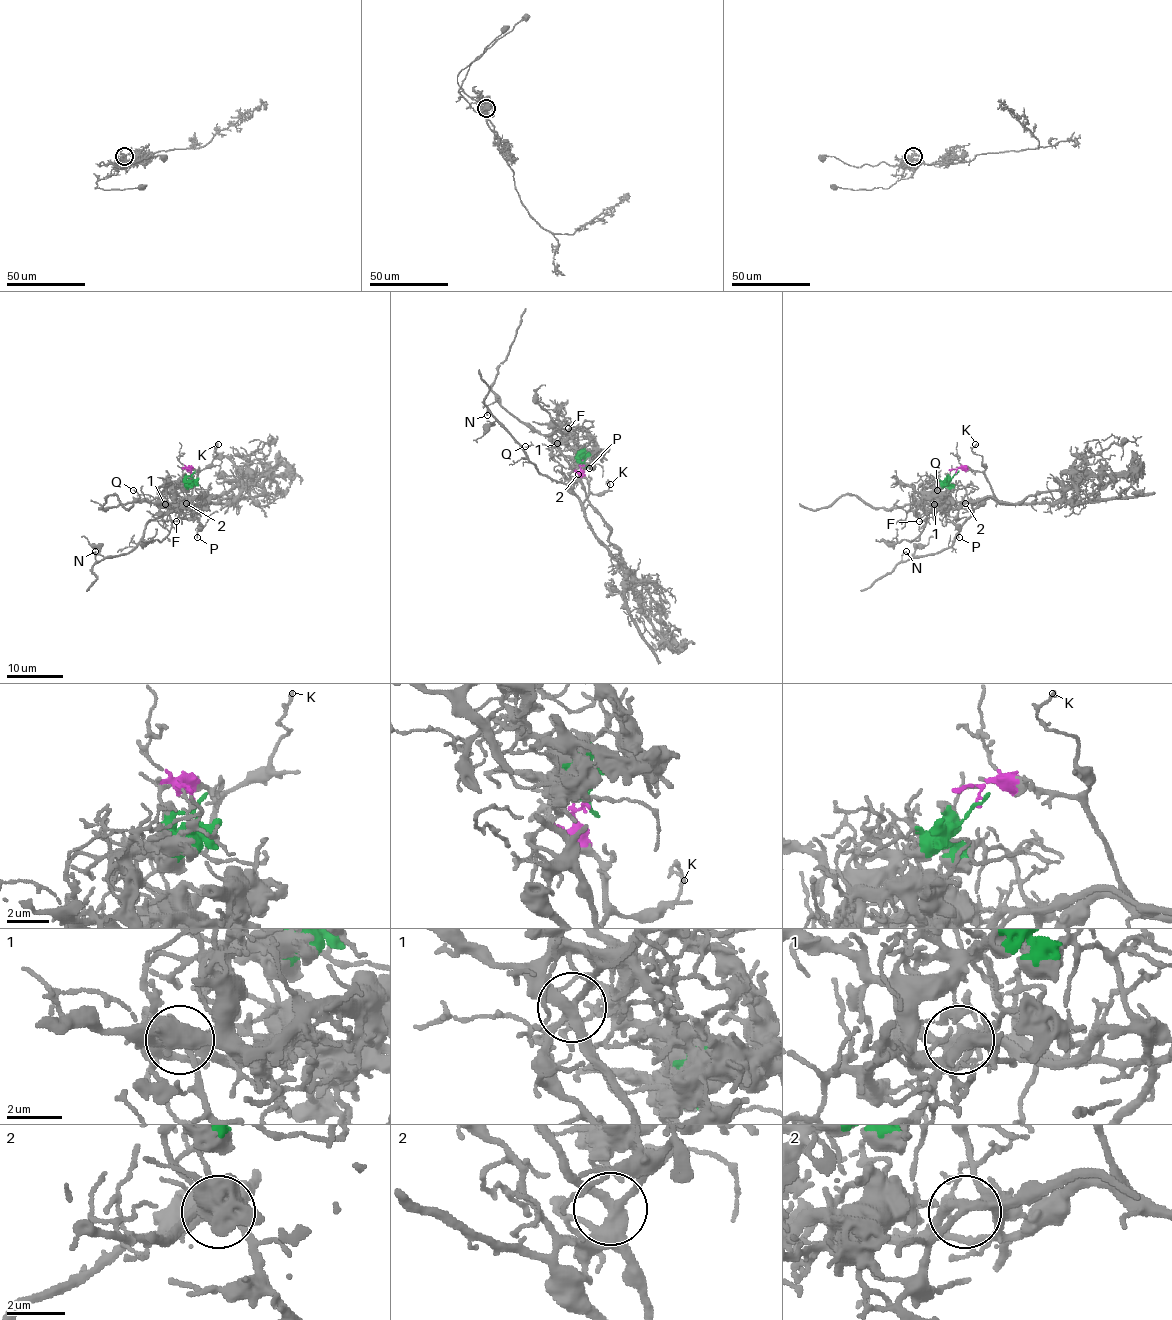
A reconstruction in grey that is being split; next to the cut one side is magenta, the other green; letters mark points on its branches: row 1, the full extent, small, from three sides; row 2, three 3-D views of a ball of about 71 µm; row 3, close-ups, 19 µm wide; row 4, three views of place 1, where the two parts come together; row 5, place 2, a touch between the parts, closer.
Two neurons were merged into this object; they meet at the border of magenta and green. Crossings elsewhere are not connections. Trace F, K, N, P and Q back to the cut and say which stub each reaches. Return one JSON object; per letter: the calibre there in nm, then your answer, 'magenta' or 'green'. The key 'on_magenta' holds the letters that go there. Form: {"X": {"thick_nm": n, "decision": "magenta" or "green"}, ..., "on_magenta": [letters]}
{"F": {"thick_nm": 150, "decision": "magenta"}, "K": {"thick_nm": 130, "decision": "magenta"}, "N": {"thick_nm": 130, "decision": "magenta"}, "P": {"thick_nm": 120, "decision": "magenta"}, "Q": {"thick_nm": 110, "decision": "magenta"}, "on_magenta": ["F", "K", "N", "P", "Q"]}

